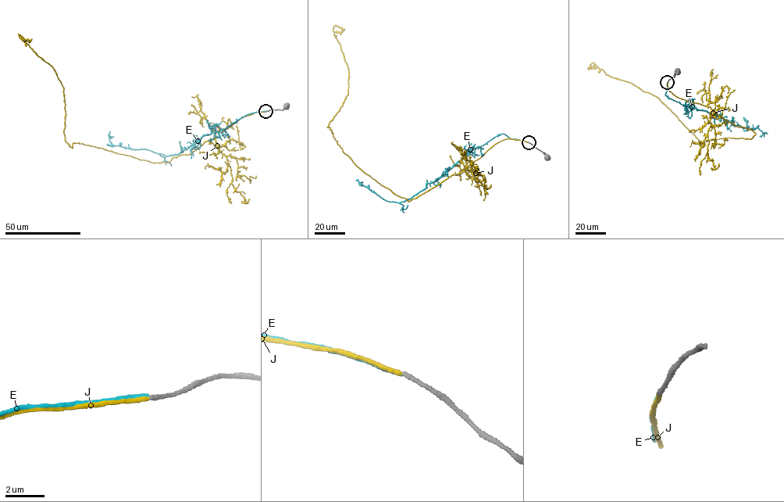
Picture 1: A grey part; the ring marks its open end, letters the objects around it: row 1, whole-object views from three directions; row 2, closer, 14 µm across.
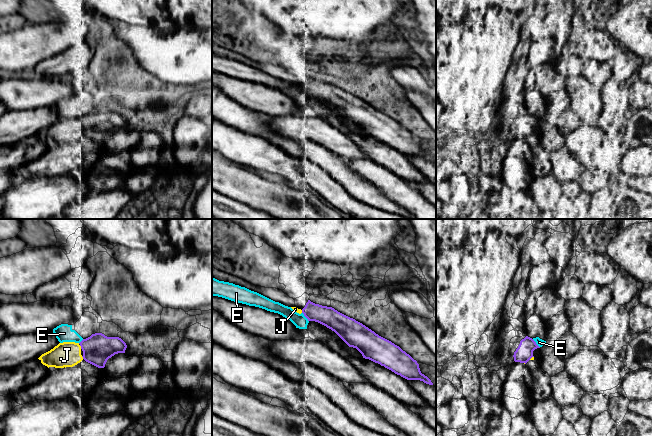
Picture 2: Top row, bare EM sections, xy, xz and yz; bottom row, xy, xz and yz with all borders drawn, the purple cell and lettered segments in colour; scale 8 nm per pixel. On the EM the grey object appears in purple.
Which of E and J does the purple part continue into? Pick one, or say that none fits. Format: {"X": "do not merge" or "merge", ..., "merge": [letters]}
{"E": "do not merge", "J": "merge", "merge": ["J"]}

